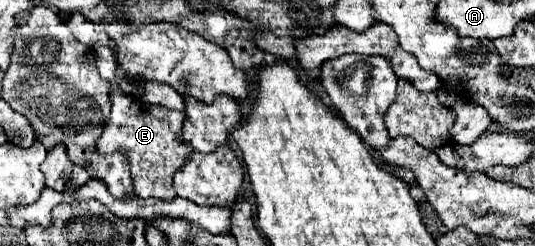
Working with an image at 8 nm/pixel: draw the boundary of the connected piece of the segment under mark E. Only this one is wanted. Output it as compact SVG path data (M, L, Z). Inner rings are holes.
M112 89L112 113L104 125L104 139L98 139L96 149L100 155L124 153L128 157L132 185L138 197L172 201L176 197L172 177L184 167L194 151L180 137L184 121L186 115L180 111L170 111L162 105L144 105L128 95L122 95L118 89Z

